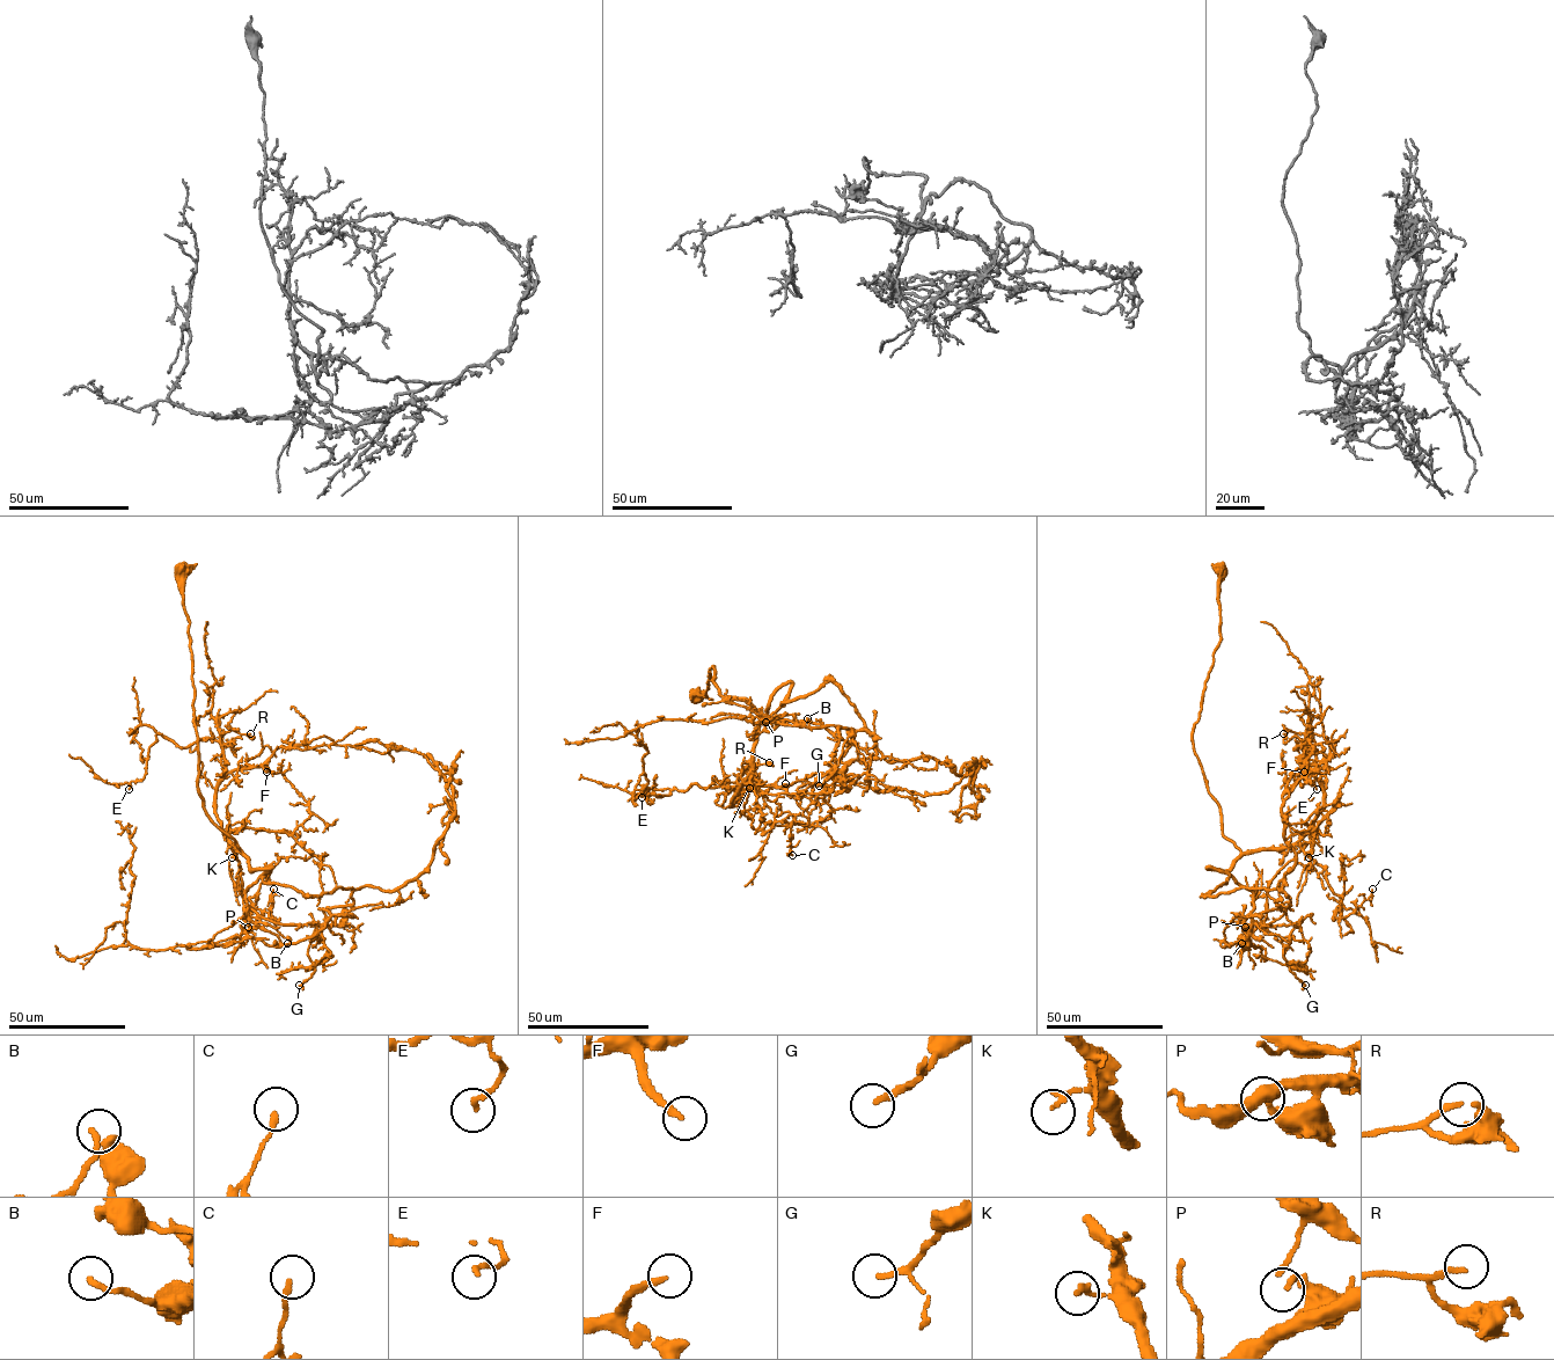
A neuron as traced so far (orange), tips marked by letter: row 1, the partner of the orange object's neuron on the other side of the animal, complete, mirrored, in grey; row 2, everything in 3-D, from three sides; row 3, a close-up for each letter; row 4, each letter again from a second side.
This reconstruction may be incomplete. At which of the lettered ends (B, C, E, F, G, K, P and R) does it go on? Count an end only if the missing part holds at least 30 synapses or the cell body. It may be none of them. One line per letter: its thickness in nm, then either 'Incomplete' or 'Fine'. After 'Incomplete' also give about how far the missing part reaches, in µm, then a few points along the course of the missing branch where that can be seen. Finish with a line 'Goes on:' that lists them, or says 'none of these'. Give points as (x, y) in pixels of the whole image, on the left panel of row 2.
B: Thickness 200 nm. Fine
C: Thickness 180 nm. Fine
E: Thickness 170 nm. Fine
F: Thickness 220 nm. Incomplete. Missing length about 35 µm. Course of what is missing: (266, 772), (283, 780), (309, 769), (314, 775), (306, 766)
G: Thickness 200 nm. Incomplete. Missing length about 40 µm. Course of what is missing: (299, 985), (259, 988), (250, 980), (240, 978), (235, 981)
K: Thickness 190 nm. Fine
P: Thickness 200 nm. Fine
R: Thickness 180 nm. Fine
Goes on: F, G

